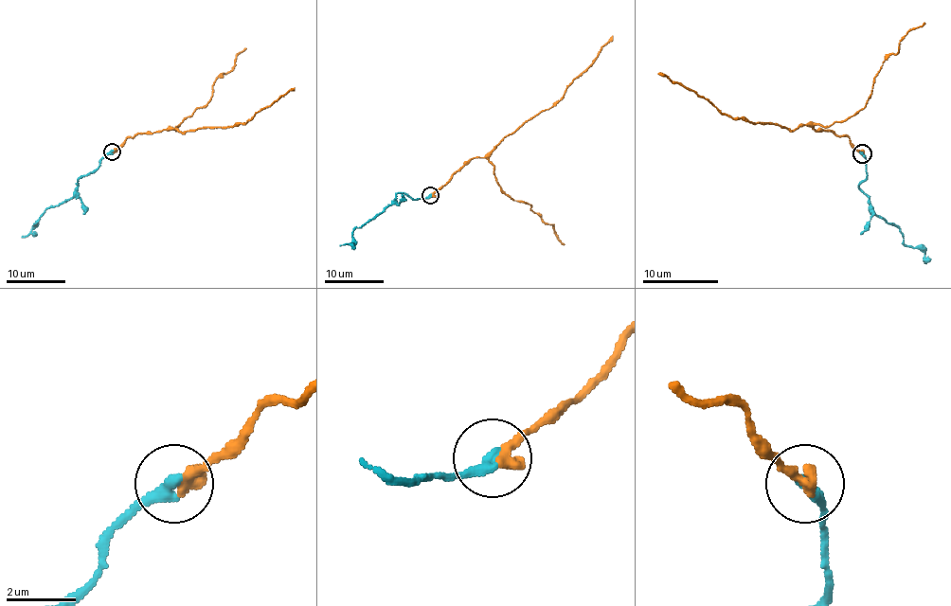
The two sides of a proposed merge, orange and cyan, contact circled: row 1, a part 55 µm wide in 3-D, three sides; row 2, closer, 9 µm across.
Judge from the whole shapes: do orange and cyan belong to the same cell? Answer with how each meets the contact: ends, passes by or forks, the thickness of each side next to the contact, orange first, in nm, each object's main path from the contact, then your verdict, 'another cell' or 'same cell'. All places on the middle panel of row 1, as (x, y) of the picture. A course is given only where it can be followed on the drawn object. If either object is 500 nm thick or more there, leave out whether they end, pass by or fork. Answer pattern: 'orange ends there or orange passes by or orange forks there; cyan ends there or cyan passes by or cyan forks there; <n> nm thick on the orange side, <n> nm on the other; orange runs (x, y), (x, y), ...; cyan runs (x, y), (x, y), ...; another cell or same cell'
orange ends there; cyan ends there; 440 nm thick on the orange side, 400 nm on the other; orange runs (430, 195), (474, 158), (484, 158), (503, 138), (552, 107), (613, 36); cyan runs (430, 195), (414, 199), (398, 193), (389, 206), (353, 230), (353, 240), (349, 243), (340, 245); same cell

